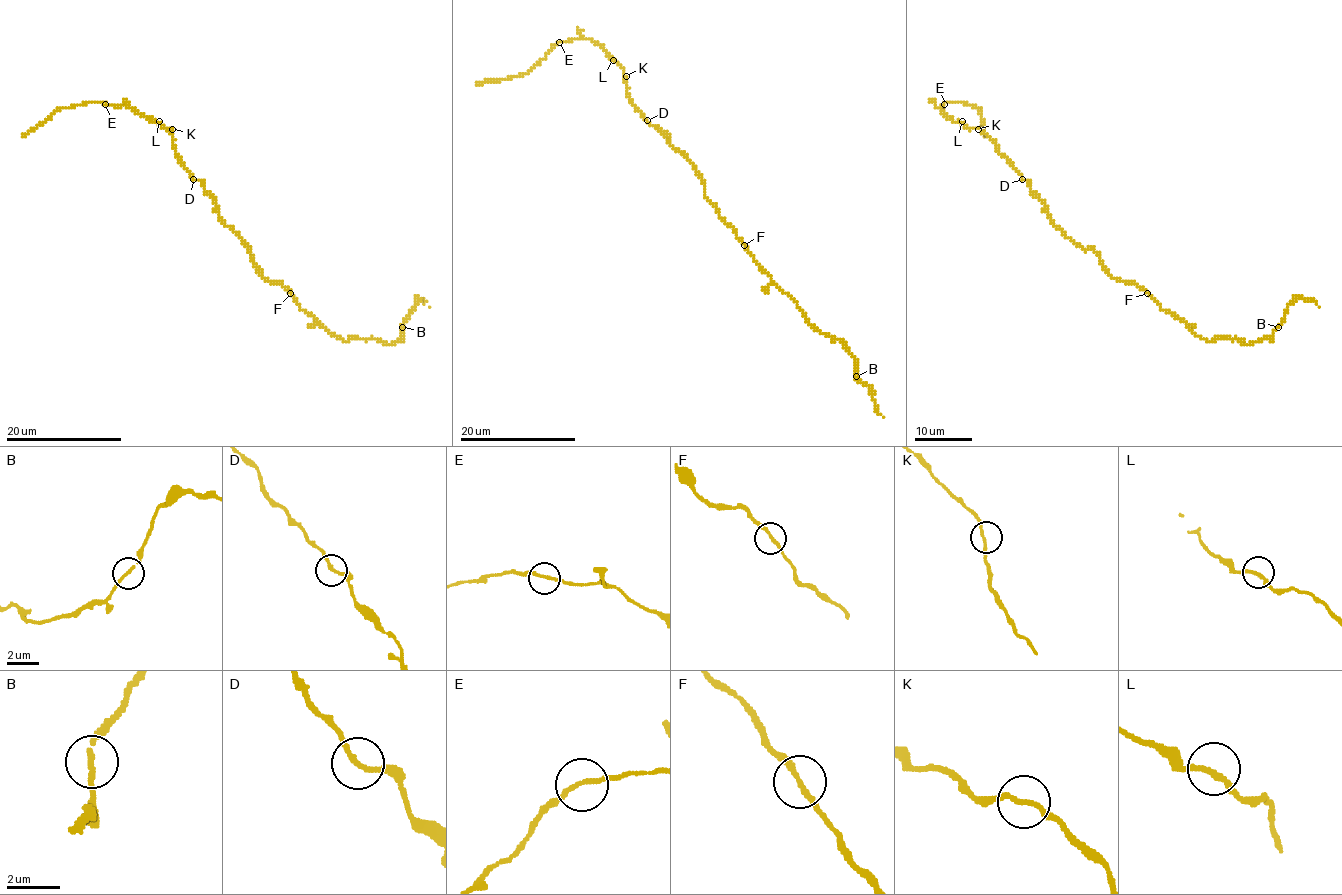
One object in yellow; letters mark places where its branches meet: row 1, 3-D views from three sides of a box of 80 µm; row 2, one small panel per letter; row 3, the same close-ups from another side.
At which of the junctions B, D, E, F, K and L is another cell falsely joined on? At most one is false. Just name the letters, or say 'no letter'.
no letter

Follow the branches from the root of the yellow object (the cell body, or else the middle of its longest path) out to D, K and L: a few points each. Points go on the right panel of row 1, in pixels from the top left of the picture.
D: (1077, 246), (1053, 224), (1047, 207), (1022, 179)
K: (1077, 246), (1053, 224), (1047, 207), (1031, 191), (1028, 182), (996, 145), (978, 129)
L: (1077, 246), (1053, 224), (1047, 207), (996, 145), (979, 129), (969, 129), (962, 121)

